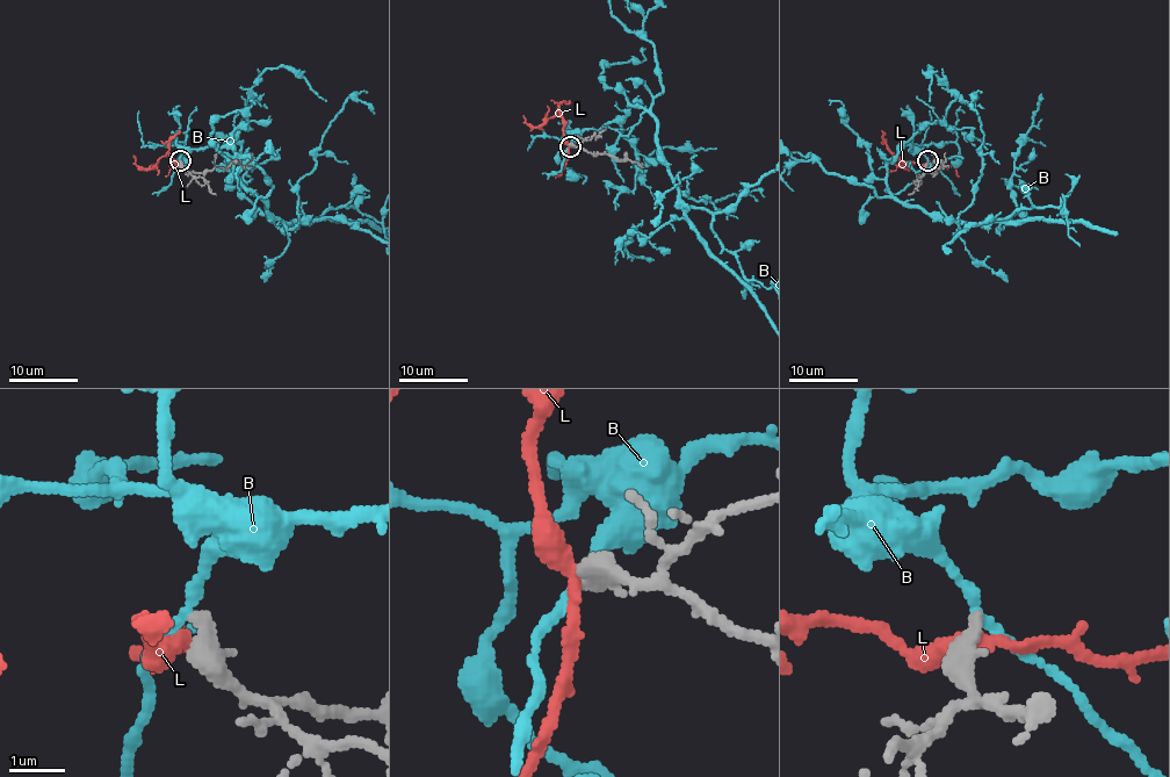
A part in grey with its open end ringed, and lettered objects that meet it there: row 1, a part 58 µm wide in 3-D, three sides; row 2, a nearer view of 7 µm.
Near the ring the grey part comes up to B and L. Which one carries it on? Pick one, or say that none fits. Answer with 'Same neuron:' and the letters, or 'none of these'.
Same neuron: none of these

